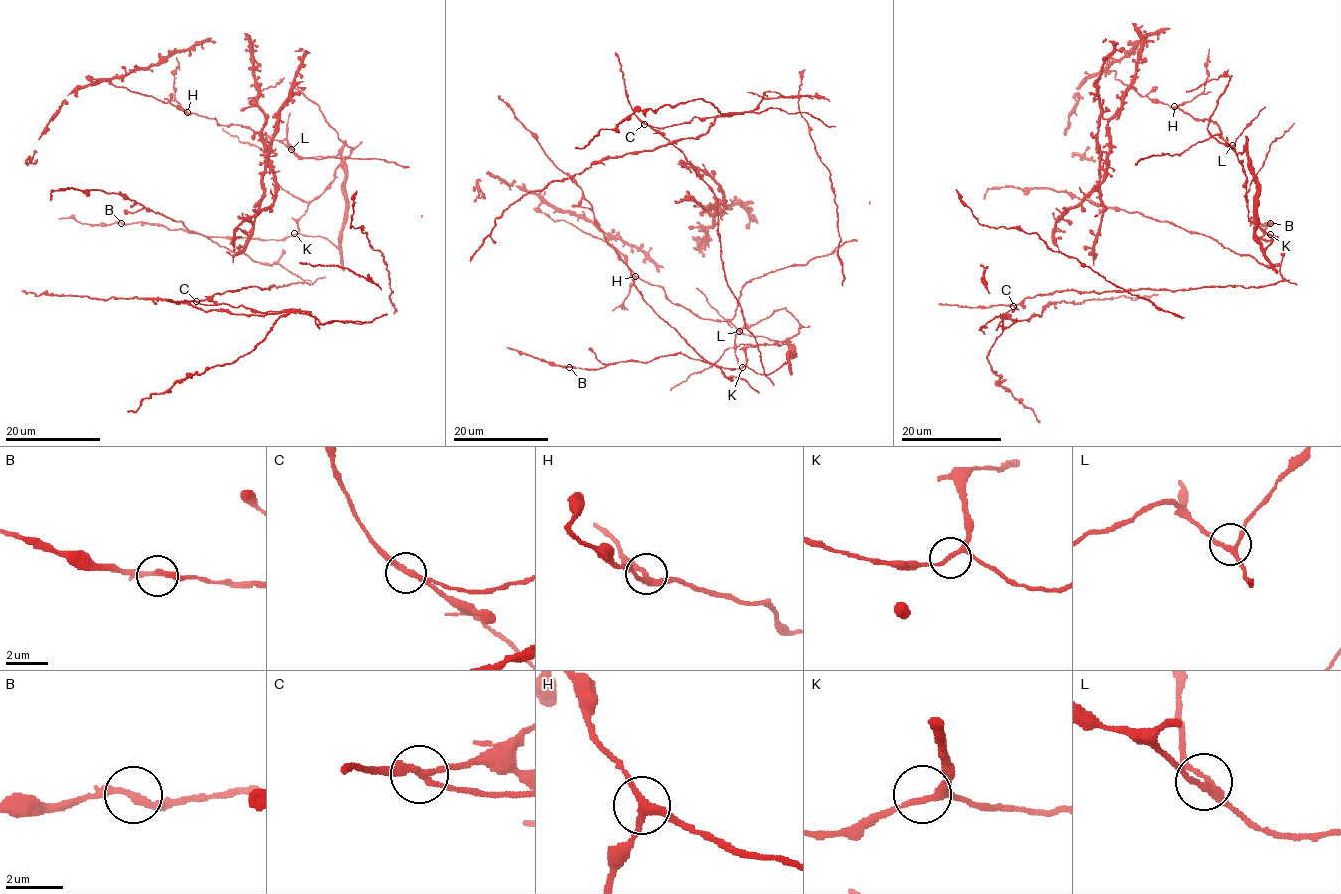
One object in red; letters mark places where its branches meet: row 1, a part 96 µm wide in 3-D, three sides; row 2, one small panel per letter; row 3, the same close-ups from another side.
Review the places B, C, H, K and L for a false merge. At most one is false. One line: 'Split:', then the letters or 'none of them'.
Split: C

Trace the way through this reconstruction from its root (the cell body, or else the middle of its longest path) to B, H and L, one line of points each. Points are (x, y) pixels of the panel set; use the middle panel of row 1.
B: (742, 366), (724, 368), (674, 353), (644, 362), (618, 361), (598, 368), (569, 367)
H: (742, 366), (768, 374), (792, 349), (745, 335), (728, 321), (699, 318), (673, 304), (660, 286), (635, 276)
L: (742, 366), (768, 374), (774, 372), (789, 354), (793, 354), (784, 342), (739, 331)

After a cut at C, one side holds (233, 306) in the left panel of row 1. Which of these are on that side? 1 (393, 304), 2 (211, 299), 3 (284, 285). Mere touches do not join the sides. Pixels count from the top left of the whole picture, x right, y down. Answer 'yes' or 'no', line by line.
1: no
2: no
3: no

